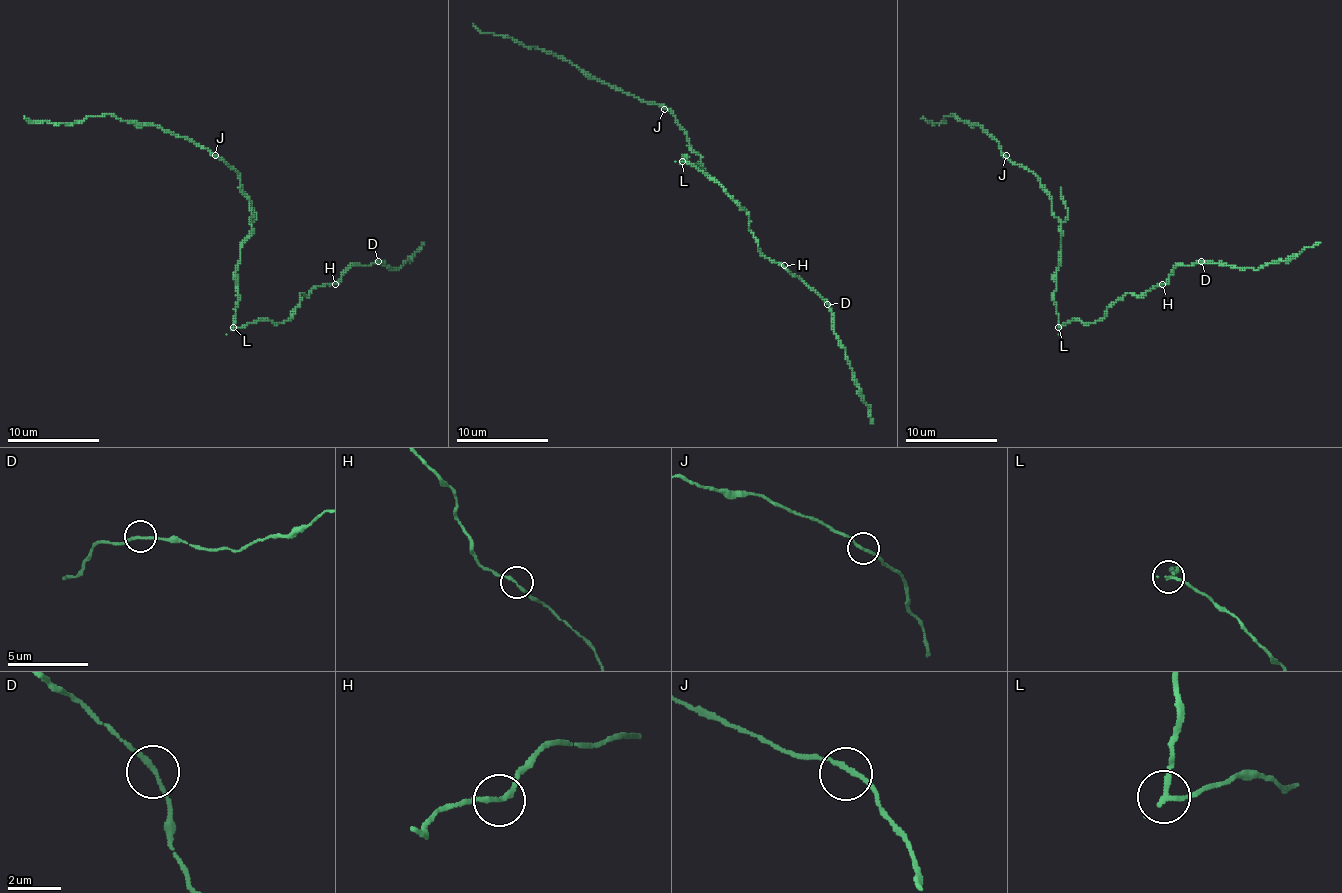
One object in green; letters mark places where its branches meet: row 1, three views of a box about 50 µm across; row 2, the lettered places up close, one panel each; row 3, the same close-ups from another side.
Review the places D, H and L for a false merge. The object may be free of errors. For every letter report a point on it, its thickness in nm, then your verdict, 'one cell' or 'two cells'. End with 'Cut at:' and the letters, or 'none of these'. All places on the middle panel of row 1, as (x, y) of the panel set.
D: at (827, 304); 180 nm thick; one cell
H: at (784, 265); 170 nm thick; one cell
L: at (682, 161); 180 nm thick; two cells
Cut at: L

